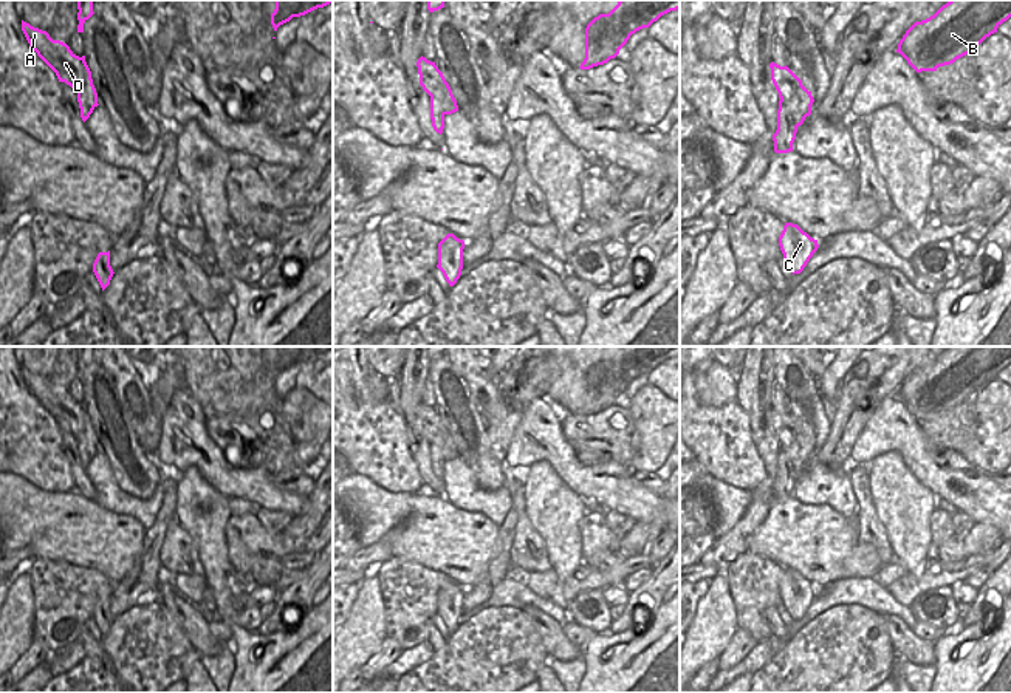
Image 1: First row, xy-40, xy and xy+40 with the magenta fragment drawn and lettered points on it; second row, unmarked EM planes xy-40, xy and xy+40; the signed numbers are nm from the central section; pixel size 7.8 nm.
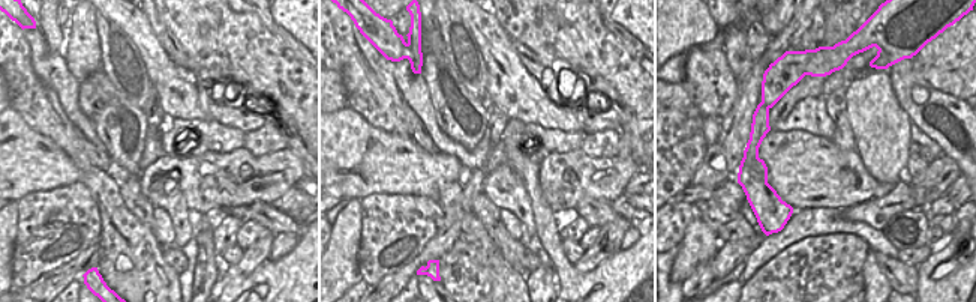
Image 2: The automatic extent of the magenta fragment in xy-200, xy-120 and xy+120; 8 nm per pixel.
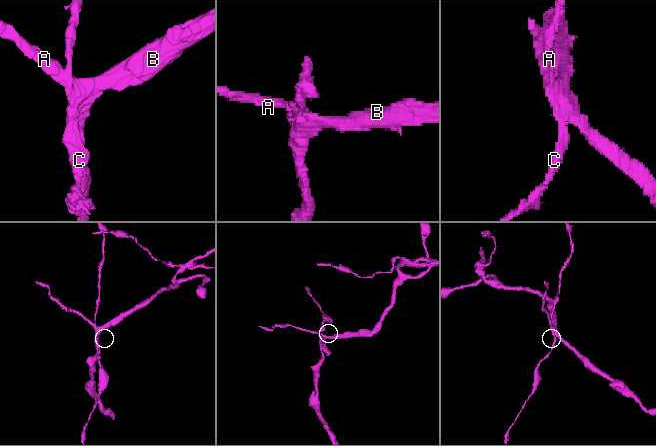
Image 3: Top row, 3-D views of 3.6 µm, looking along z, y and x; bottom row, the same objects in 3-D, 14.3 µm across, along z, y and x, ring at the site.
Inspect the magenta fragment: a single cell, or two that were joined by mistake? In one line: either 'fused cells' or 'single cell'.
fused cells

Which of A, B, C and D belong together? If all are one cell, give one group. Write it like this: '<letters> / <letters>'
A B D / C

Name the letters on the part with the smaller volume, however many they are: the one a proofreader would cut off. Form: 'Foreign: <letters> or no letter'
Foreign: C

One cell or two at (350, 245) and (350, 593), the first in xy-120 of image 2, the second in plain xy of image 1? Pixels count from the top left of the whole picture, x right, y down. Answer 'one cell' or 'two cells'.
two cells

